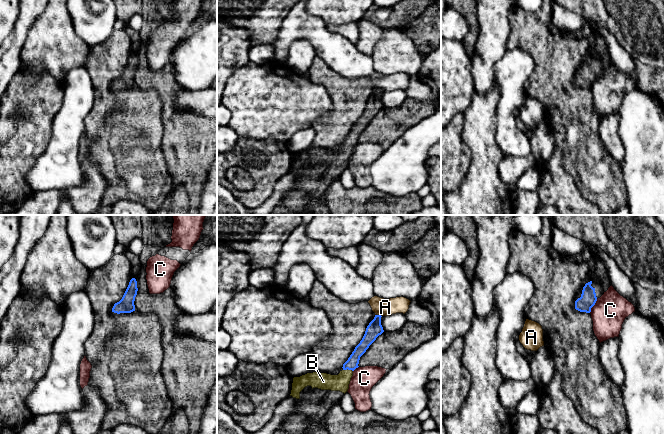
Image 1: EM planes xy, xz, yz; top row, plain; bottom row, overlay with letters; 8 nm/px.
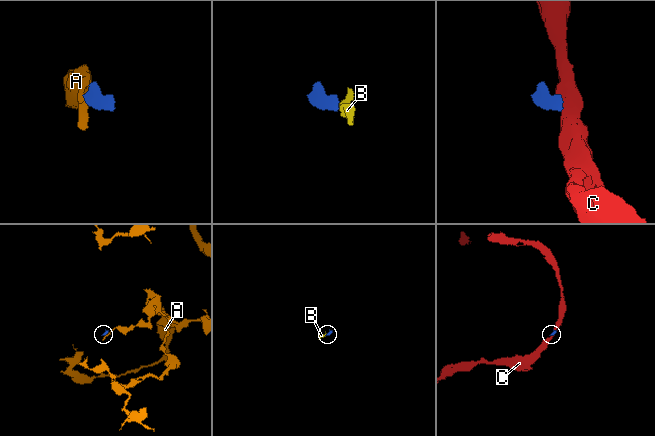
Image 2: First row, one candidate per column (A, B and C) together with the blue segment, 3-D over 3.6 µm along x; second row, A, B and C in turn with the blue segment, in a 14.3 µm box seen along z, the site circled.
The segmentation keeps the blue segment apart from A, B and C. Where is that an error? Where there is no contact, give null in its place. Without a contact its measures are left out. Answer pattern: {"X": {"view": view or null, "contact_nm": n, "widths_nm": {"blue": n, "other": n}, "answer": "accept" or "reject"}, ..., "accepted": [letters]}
{"A": {"view": "xz", "contact_nm": 60, "widths_nm": {"blue": 120, "other": 140}, "answer": "reject"}, "B": {"view": "xz", "contact_nm": 80, "widths_nm": {"blue": 100, "other": 140}, "answer": "accept"}, "C": {"view": "yz", "contact_nm": 130, "widths_nm": {"blue": 130, "other": 280}, "answer": "reject"}, "accepted": ["B"]}

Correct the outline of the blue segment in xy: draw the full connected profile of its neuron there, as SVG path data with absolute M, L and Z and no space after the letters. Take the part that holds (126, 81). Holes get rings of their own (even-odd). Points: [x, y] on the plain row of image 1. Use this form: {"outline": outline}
{"outline": "M132 54L129 58L129 61L122 73L122 75L115 79L112 88L120 90L120 89L131 89L135 87L135 73L137 71L137 57L135 54Z"}

